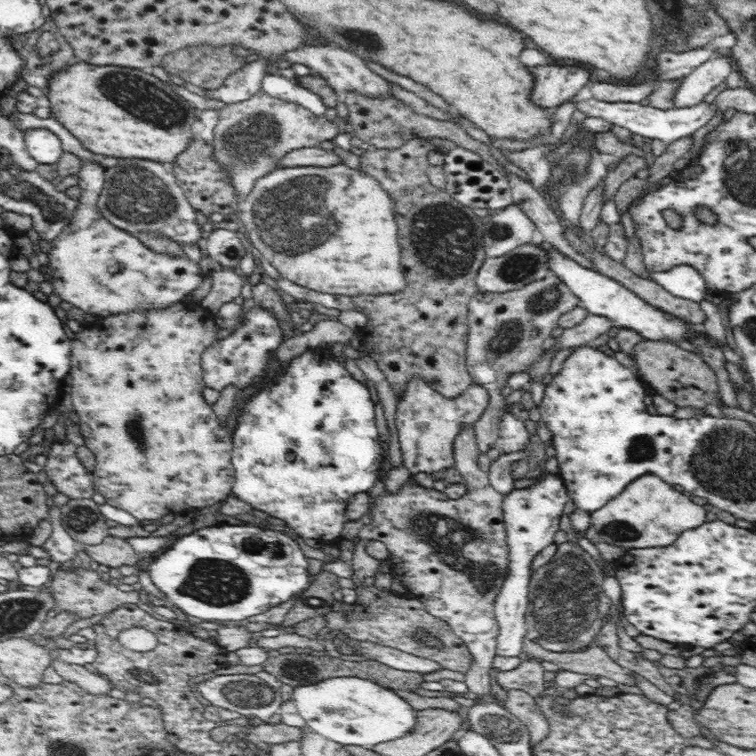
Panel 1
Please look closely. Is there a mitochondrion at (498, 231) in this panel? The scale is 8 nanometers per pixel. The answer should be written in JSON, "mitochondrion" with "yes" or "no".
{"mitochondrion":"yes"}

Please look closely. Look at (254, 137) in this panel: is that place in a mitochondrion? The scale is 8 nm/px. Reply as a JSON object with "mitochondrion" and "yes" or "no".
{"mitochondrion":"yes"}

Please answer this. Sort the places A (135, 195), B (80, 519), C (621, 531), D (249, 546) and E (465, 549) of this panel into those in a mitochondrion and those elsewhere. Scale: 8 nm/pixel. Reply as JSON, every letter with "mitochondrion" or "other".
{"A":"mitochondrion","B":"mitochondrion","C":"mitochondrion","D":"mitochondrion","E":"mitochondrion"}

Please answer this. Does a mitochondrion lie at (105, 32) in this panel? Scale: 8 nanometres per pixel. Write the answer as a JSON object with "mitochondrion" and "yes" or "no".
{"mitochondrion":"no"}

